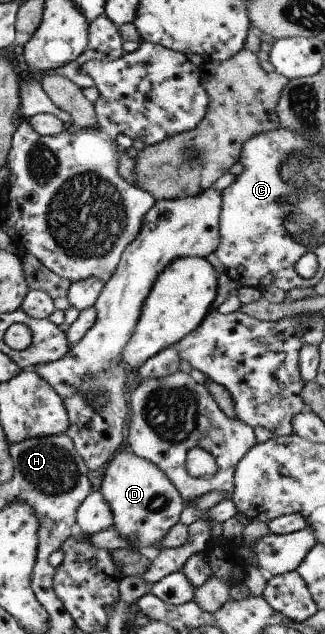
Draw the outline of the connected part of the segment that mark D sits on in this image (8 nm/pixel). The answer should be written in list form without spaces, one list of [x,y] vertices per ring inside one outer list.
[[[127,447],[118,450],[109,460],[100,490],[114,515],[113,527],[121,537],[129,540],[130,548],[135,551],[146,546],[160,550],[159,540],[179,521],[186,507],[178,489],[164,471]]]

